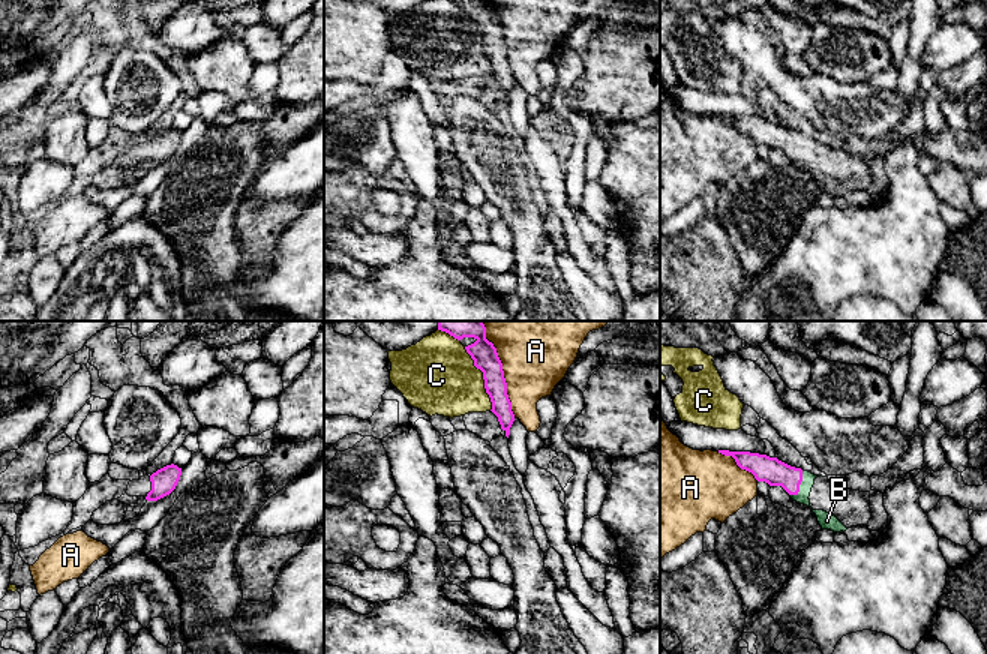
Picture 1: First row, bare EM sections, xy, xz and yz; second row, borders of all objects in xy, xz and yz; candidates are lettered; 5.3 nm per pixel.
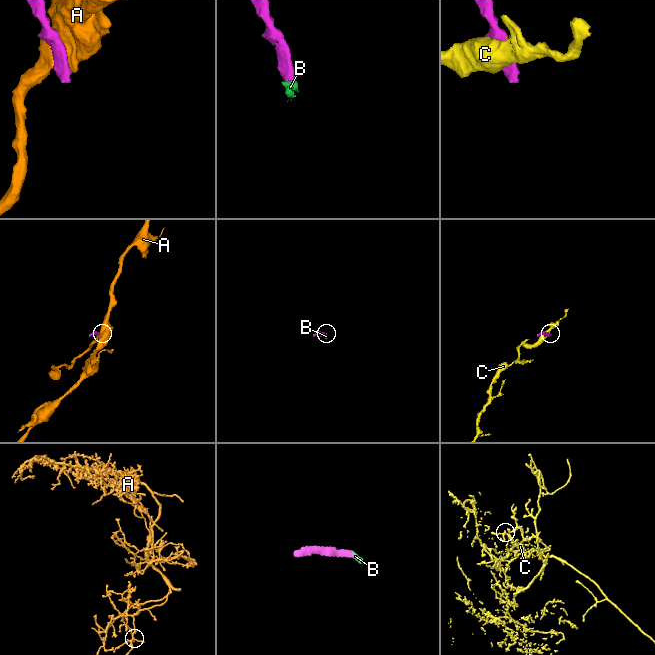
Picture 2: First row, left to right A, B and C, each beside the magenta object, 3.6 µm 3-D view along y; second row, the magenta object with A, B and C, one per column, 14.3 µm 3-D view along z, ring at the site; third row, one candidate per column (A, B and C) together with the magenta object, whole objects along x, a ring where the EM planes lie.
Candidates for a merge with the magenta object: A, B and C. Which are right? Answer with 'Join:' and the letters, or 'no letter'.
Join: B

